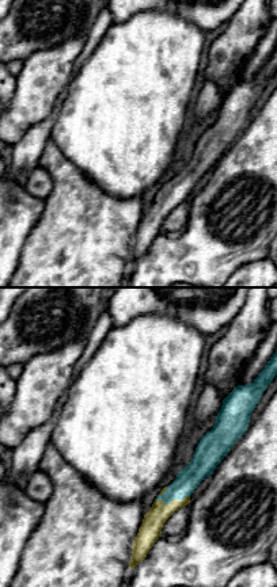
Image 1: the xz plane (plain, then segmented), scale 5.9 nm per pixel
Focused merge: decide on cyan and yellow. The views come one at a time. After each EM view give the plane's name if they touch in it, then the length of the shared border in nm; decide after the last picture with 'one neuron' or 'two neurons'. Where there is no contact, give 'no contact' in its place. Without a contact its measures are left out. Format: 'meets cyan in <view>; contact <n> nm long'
meets cyan in xz; contact 200 nm long

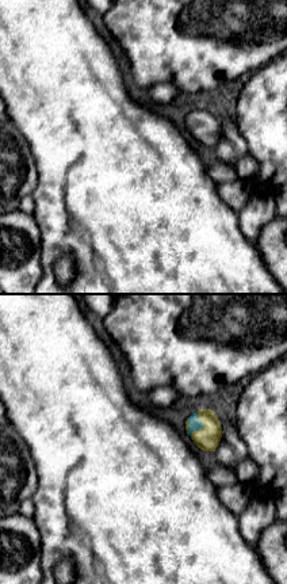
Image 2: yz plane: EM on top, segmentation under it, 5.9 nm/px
meets cyan in yz; contact 160 nm long

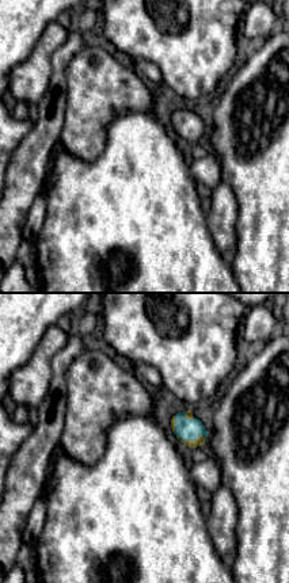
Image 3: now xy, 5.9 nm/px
meets cyan in xy; contact 180 nm long

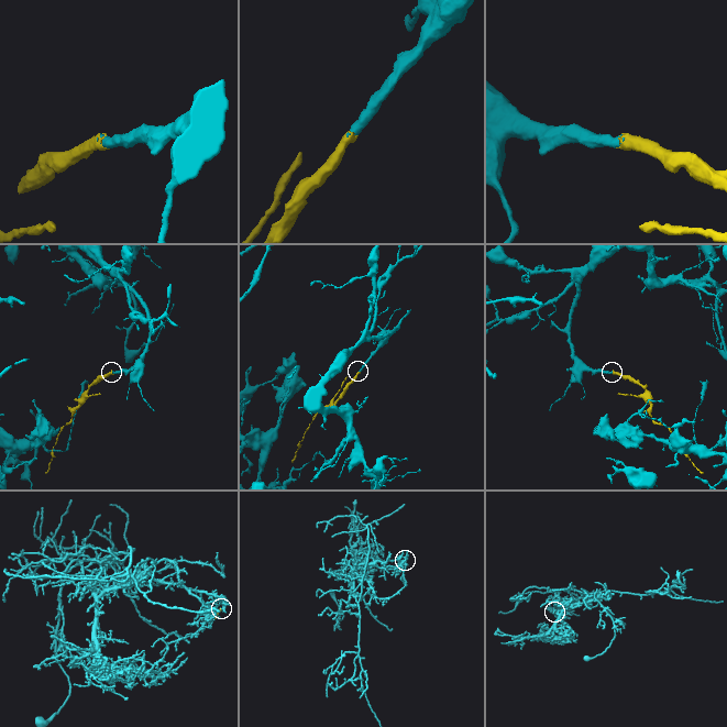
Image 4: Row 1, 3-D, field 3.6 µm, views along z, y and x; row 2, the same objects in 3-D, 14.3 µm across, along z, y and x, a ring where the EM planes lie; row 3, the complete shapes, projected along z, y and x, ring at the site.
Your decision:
one neuron

